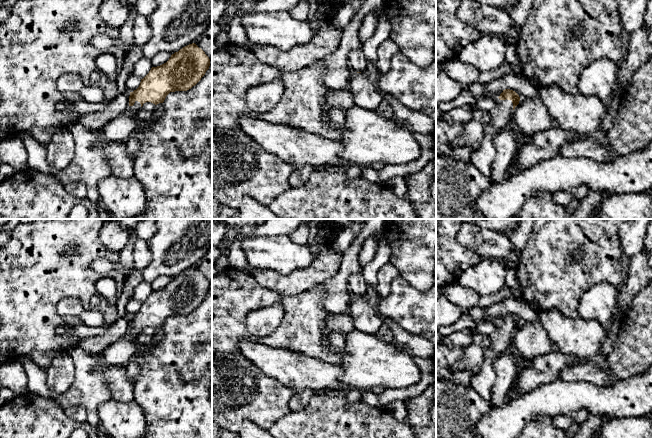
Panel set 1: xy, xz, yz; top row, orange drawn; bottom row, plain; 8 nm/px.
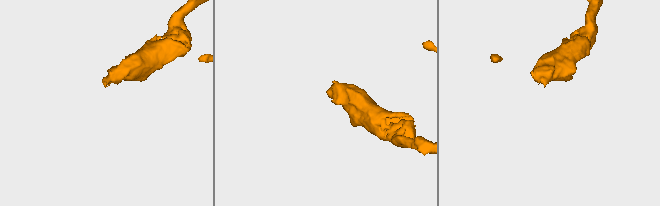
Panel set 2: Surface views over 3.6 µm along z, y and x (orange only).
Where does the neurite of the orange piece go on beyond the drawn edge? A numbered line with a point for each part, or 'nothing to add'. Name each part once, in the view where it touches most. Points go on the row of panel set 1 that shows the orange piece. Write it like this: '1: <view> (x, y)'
1: yz (501, 114)

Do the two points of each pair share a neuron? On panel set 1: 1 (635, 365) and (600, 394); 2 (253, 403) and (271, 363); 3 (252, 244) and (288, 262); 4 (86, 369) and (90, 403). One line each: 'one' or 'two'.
1: two
2: two
3: one
4: one

